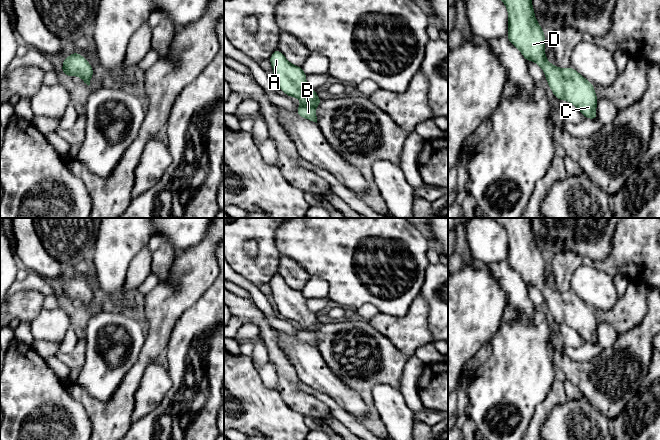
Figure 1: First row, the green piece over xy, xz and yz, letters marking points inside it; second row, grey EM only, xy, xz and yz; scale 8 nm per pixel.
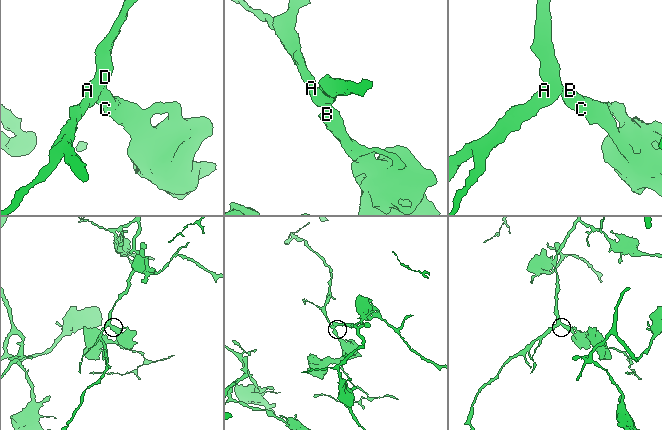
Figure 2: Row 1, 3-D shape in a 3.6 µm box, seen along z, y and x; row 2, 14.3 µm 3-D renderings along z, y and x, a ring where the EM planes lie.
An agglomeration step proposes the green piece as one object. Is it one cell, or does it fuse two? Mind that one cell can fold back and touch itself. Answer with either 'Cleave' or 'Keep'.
Keep

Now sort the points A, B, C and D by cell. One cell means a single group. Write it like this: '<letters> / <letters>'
A B C D

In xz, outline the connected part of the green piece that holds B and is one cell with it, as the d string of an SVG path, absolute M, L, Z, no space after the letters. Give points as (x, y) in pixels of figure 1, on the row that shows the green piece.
M279 49L269 58L278 87L287 96L301 101L296 113L298 116L316 122L316 107L322 102L317 92L306 82L307 75L300 66L290 63Z

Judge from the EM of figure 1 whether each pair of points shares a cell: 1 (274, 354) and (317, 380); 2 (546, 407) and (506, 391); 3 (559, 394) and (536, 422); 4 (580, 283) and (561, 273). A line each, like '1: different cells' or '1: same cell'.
1: different cells
2: different cells
3: same cell
4: different cells

